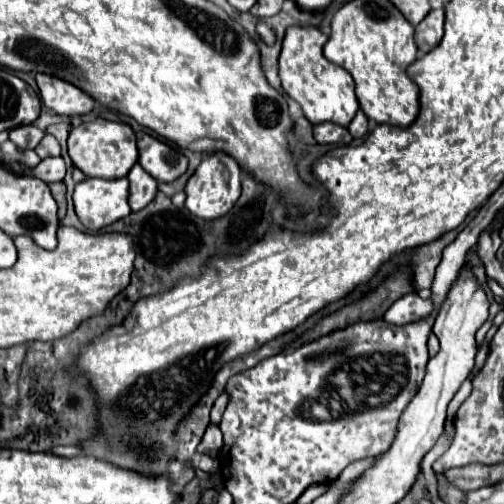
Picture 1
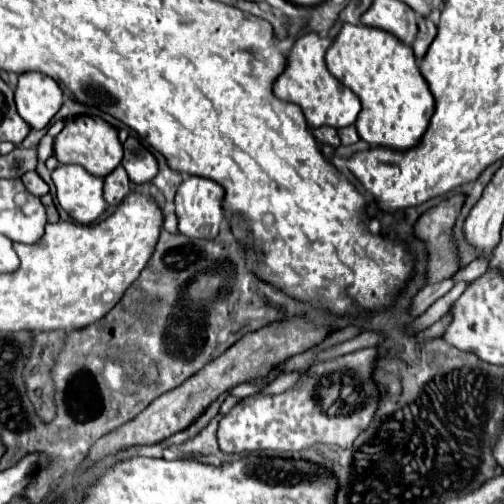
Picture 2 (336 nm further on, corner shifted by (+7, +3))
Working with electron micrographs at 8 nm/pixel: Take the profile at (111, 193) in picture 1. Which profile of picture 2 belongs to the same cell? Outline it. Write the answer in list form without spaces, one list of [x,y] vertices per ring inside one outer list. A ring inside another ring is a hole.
[[[58,166],[52,172],[52,180],[56,186],[56,198],[60,206],[80,224],[92,224],[96,222],[108,208],[104,200],[104,178],[96,178],[90,172],[86,172],[80,166]]]

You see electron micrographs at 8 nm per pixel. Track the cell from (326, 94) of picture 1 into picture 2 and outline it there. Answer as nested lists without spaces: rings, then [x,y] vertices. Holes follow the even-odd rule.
[[[316,32],[300,36],[286,56],[284,72],[276,78],[276,82],[272,86],[274,94],[280,100],[294,102],[302,108],[310,128],[320,128],[320,126],[344,128],[348,124],[354,124],[356,116],[360,112],[358,96],[350,88],[346,88],[340,80],[336,80],[326,68],[324,54],[330,48],[330,44],[332,44],[332,40],[328,36],[320,36]]]

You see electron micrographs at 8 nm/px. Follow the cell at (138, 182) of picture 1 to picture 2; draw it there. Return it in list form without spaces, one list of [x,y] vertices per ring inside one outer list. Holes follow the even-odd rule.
[[[118,166],[114,172],[110,172],[104,178],[104,196],[110,206],[118,206],[132,190],[132,182],[122,166]]]

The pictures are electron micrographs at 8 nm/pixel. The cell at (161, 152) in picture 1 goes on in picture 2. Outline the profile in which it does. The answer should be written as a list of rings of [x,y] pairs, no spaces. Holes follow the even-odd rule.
[[[134,136],[124,142],[124,160],[122,166],[126,168],[130,180],[134,184],[150,182],[158,174],[158,160],[154,154]]]

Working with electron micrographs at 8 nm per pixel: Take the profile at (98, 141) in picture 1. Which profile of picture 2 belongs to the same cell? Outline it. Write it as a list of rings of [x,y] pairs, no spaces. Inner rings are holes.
[[[76,116],[72,120],[66,120],[64,130],[54,138],[54,156],[60,160],[60,164],[78,164],[84,166],[94,176],[108,176],[122,160],[122,142],[118,140],[116,128],[112,128],[102,118],[90,118],[90,116]]]

